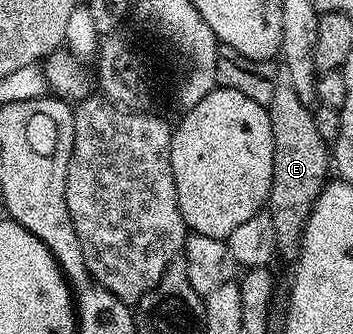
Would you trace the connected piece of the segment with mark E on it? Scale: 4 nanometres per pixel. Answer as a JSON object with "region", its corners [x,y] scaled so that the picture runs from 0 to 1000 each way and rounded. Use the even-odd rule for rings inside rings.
{"region":[[[802,195],[782,201],[776,257],[768,263],[765,293],[756,299],[754,317],[765,350],[765,386],[776,410],[771,563],[759,581],[754,629],[765,638],[765,650],[776,650],[785,754],[827,781],[841,772],[873,644],[884,632],[887,614],[895,611],[898,590],[915,578],[935,536],[929,527],[929,512],[935,524],[935,440],[932,431],[912,422],[912,410],[901,398],[887,323],[861,308],[856,290],[844,290],[844,278],[833,278],[833,251],[822,243],[822,207],[810,207]]]}

